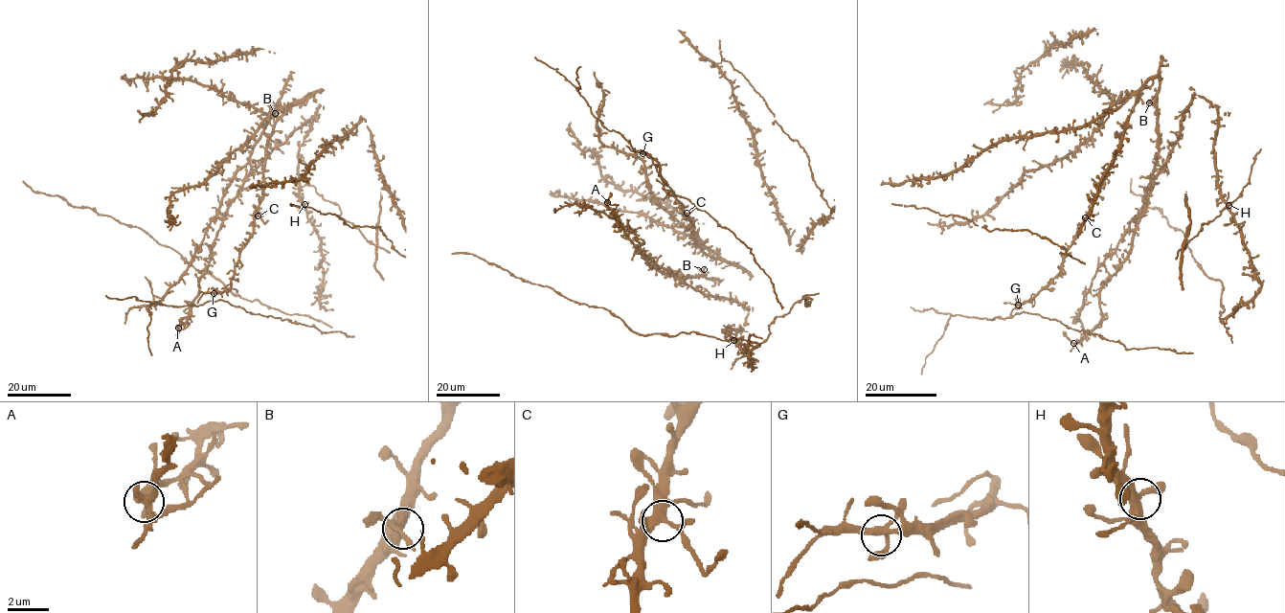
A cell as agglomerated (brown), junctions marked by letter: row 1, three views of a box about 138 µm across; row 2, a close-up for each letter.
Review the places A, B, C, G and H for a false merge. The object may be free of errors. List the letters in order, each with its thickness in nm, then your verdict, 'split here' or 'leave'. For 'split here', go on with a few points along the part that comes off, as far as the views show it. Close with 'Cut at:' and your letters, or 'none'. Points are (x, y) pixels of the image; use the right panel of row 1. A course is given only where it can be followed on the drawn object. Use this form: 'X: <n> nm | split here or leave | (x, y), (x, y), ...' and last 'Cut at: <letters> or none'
A: 280 nm | split here
B: 240 nm | leave
C: 360 nm | leave
G: 320 nm | leave
H: 380 nm | leave
Cut at: A

